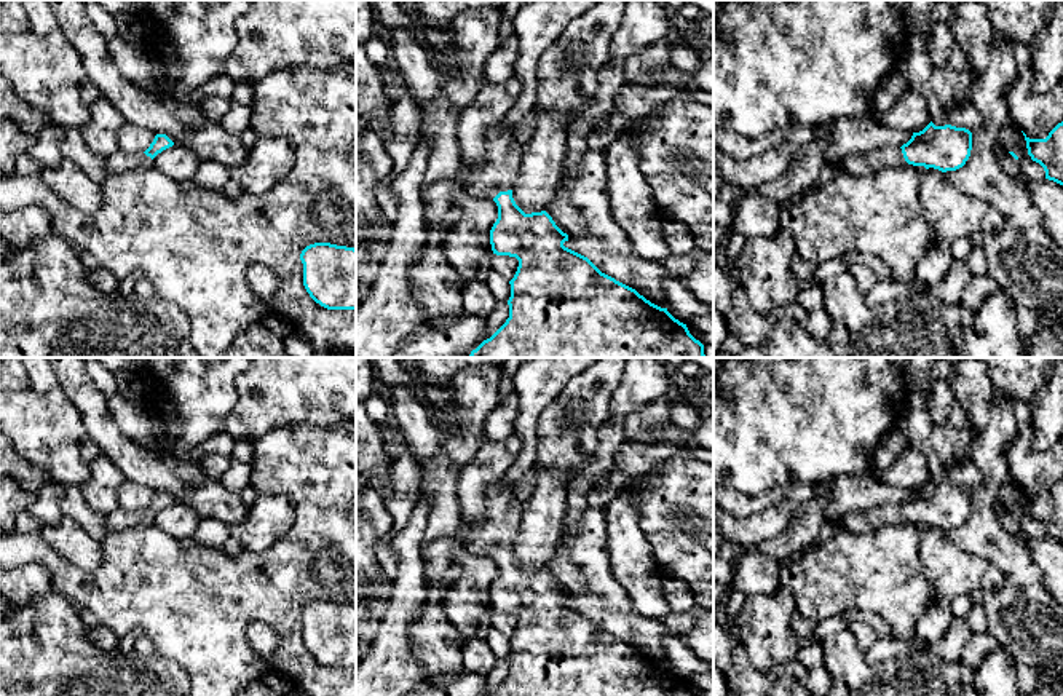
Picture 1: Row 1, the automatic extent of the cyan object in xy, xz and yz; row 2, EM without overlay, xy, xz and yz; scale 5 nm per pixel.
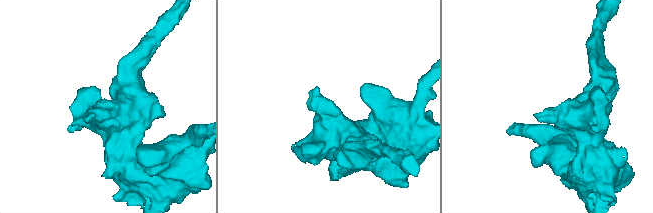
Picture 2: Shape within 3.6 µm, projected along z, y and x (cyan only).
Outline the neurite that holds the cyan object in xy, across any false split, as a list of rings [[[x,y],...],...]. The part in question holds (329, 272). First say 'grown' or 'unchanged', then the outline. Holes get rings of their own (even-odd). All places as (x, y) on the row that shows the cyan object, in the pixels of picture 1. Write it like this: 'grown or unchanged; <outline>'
unchanged; [[[330,243],[306,246],[300,260],[303,263],[303,286],[310,297],[327,310],[356,310],[356,249]]]

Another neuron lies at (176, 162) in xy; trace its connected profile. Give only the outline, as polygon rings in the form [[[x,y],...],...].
[[[174,144],[172,147],[158,153],[152,166],[155,166],[161,174],[166,174],[177,180],[190,180],[195,177],[200,158],[192,150]]]

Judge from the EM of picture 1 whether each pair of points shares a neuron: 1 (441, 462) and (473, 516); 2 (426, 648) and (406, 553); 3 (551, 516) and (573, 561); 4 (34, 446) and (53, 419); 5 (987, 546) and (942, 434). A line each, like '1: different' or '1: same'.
1: different
2: different
3: different
4: same
5: different

